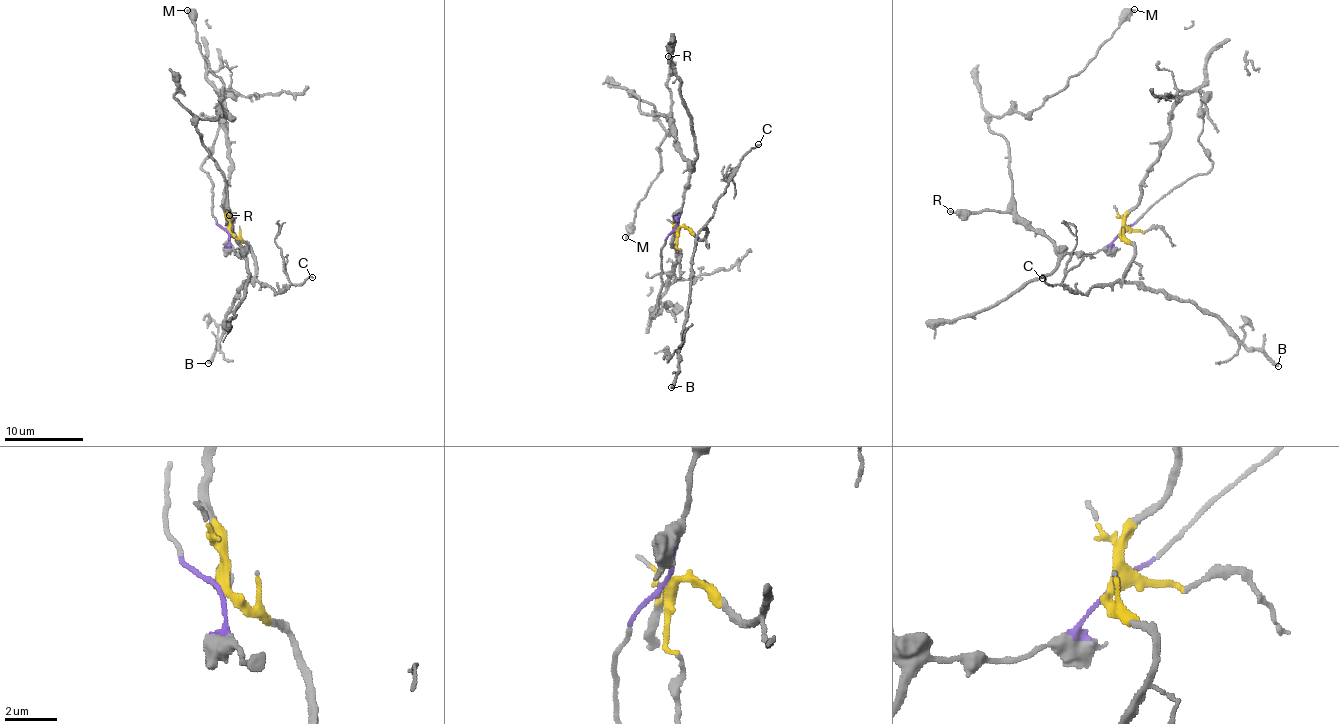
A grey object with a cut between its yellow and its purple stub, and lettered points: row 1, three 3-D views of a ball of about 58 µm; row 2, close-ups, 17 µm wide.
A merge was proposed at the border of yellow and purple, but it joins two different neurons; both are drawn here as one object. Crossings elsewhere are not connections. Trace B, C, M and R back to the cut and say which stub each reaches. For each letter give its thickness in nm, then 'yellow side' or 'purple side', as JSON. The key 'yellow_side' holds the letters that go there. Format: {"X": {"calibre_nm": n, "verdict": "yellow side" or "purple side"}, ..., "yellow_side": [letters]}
{"B": {"calibre_nm": 360, "verdict": "yellow side"}, "C": {"calibre_nm": 130, "verdict": "yellow side"}, "M": {"calibre_nm": 360, "verdict": "purple side"}, "R": {"calibre_nm": 150, "verdict": "purple side"}, "yellow_side": ["B", "C"]}

